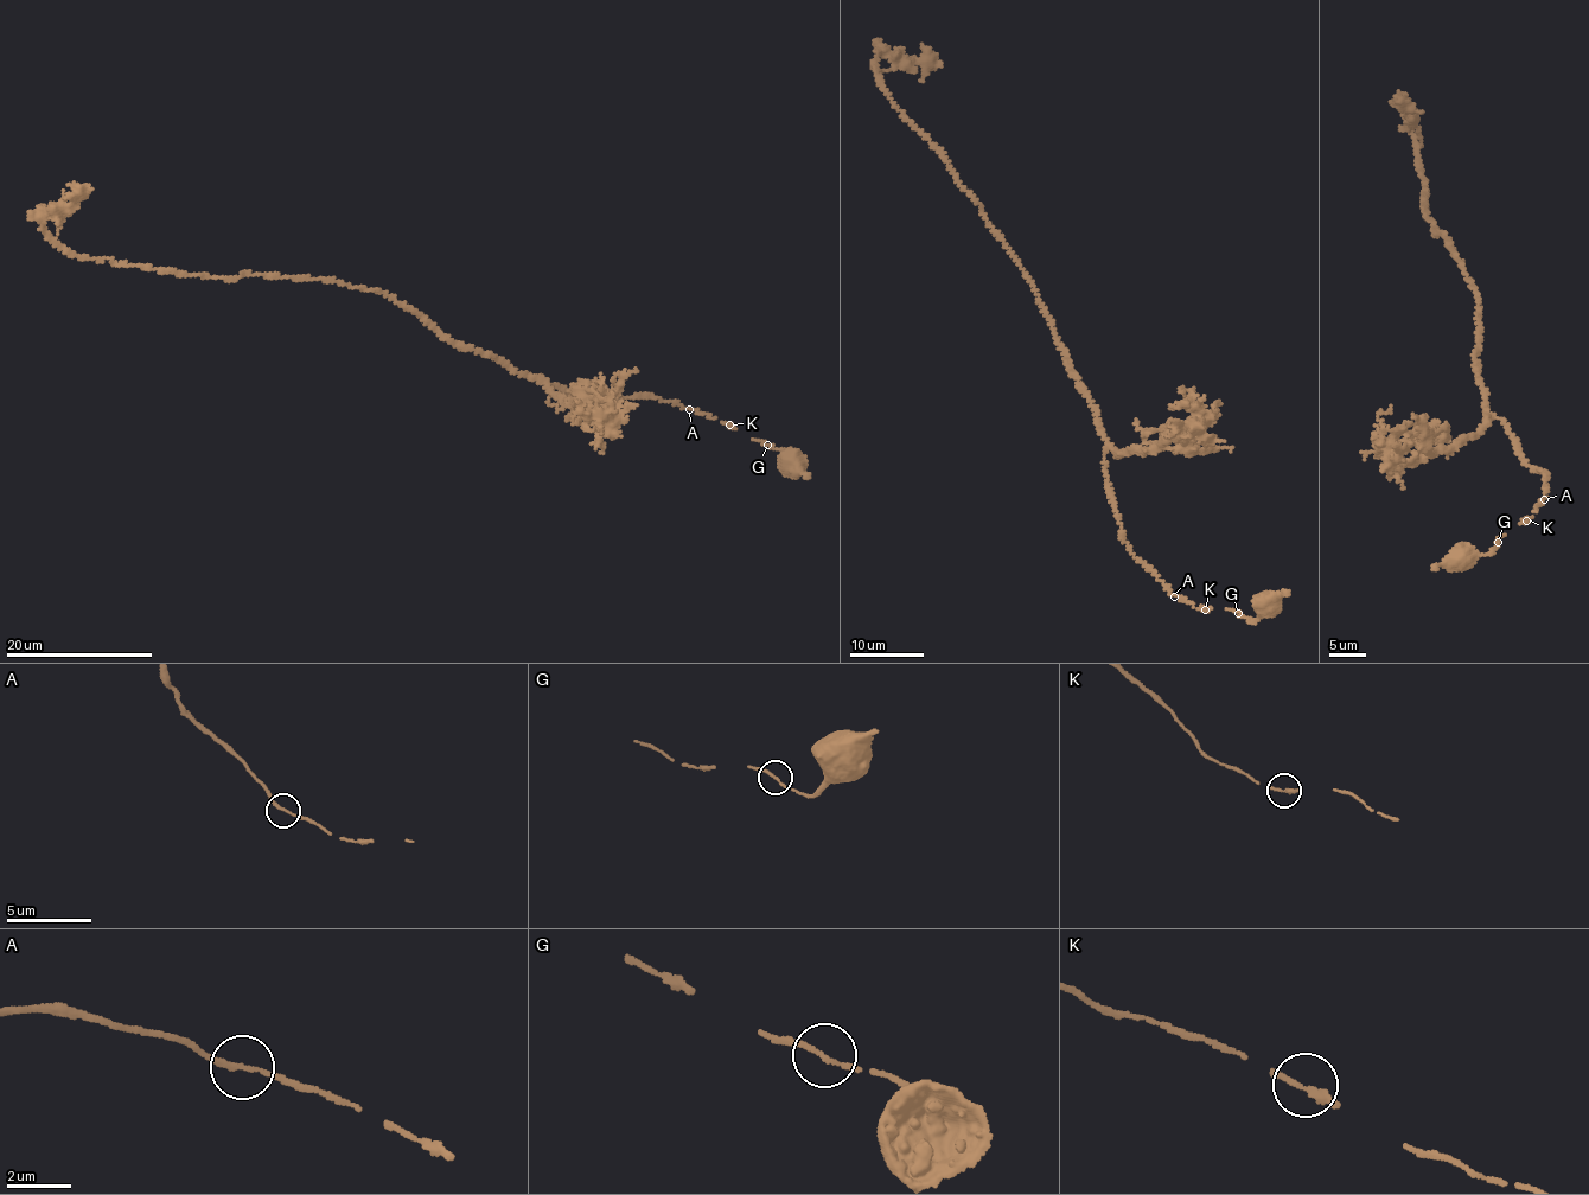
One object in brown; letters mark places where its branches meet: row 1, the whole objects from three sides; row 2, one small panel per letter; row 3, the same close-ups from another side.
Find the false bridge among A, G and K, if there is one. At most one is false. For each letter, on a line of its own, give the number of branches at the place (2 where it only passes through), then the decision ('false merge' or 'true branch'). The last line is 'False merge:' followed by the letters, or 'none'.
A: branches 2; true branch
G: branches 2; true branch
K: branches 2; true branch
False merge: none

